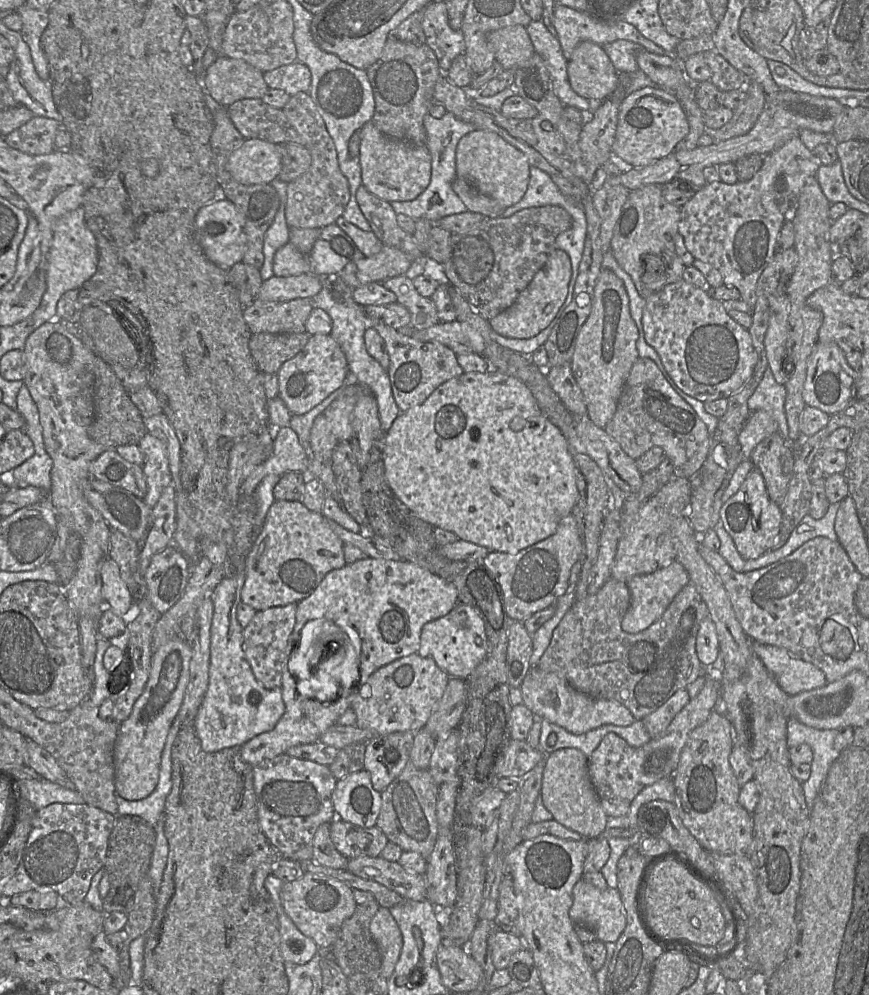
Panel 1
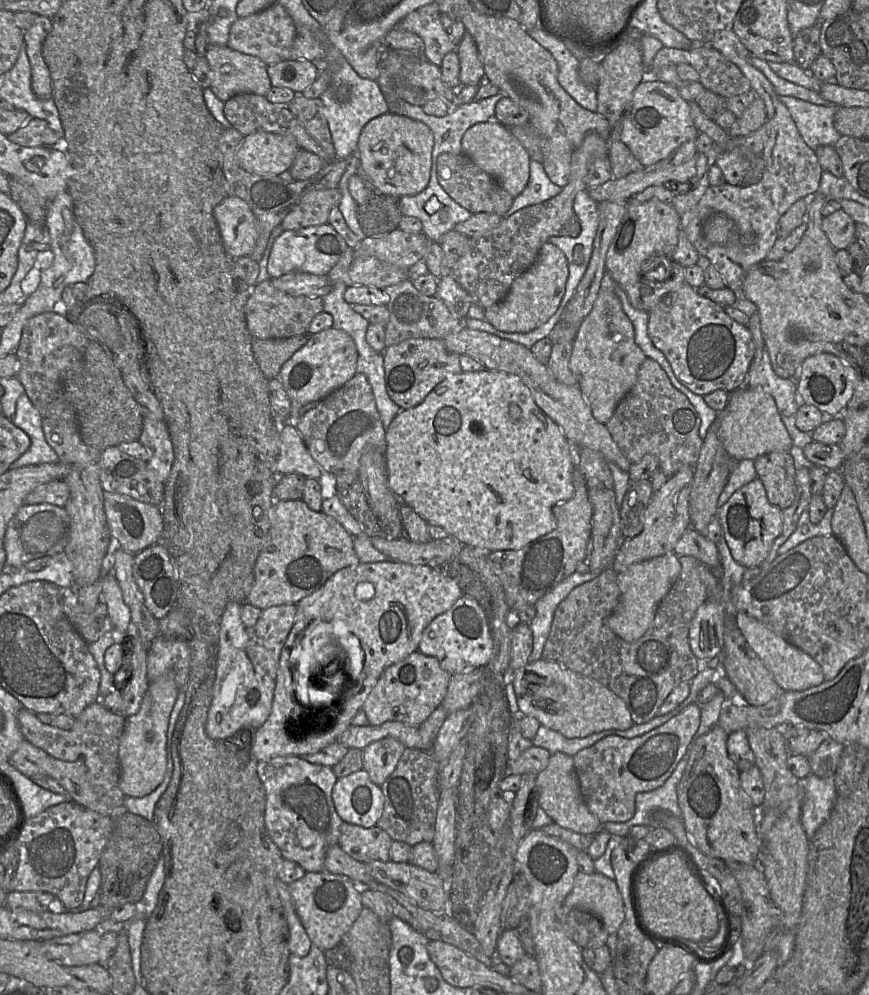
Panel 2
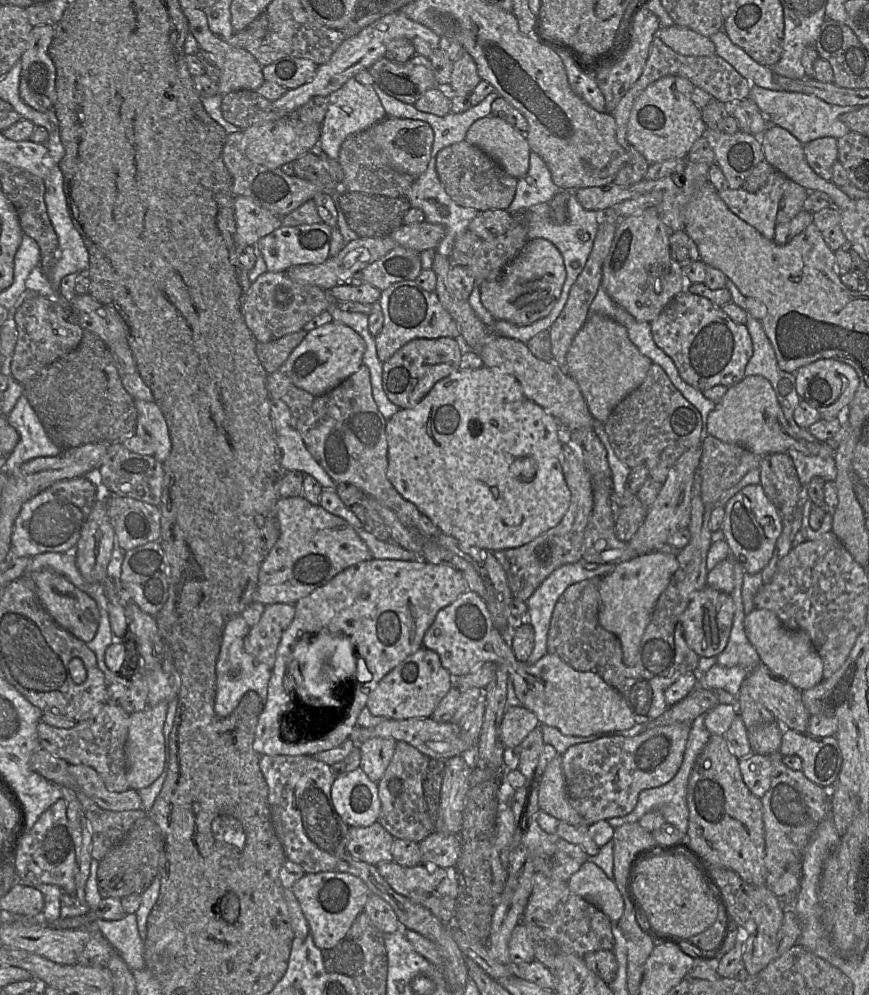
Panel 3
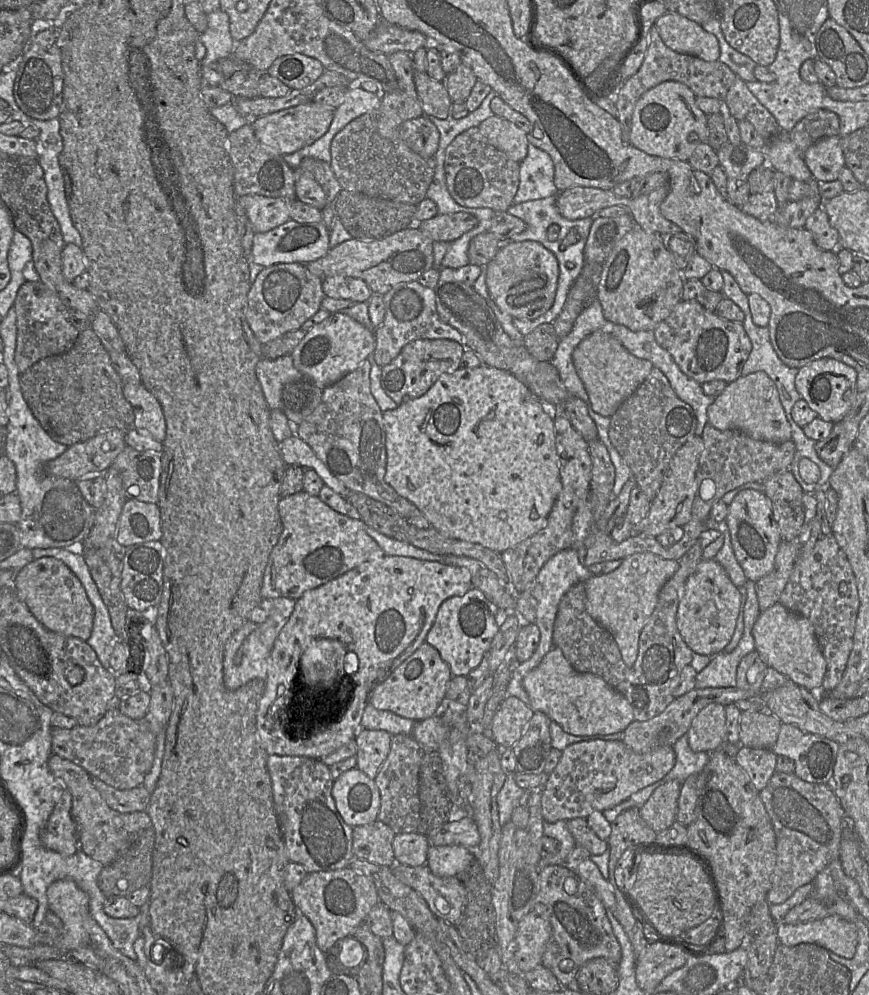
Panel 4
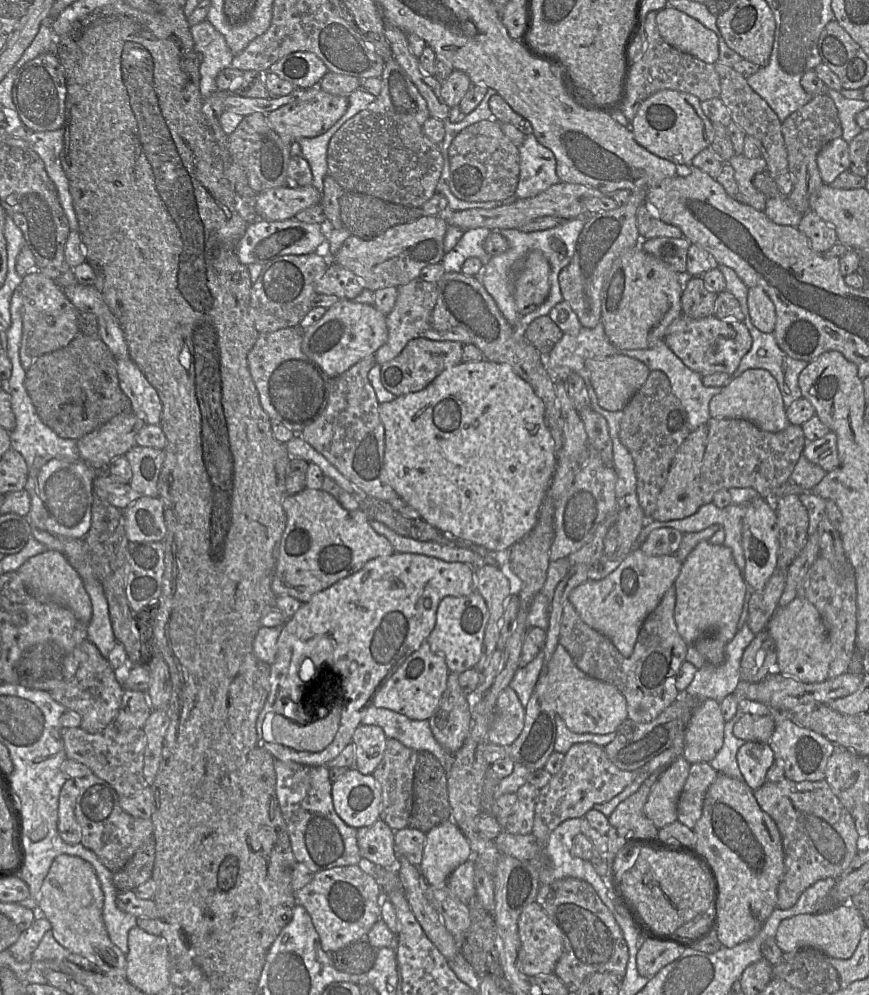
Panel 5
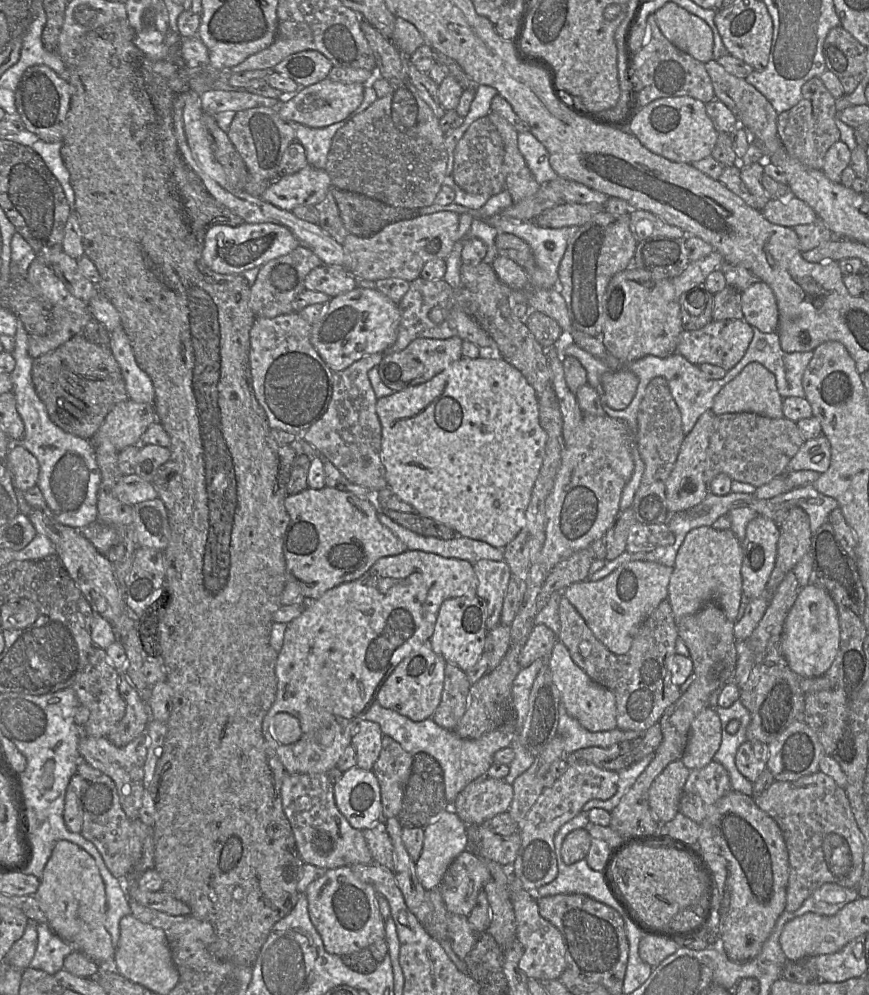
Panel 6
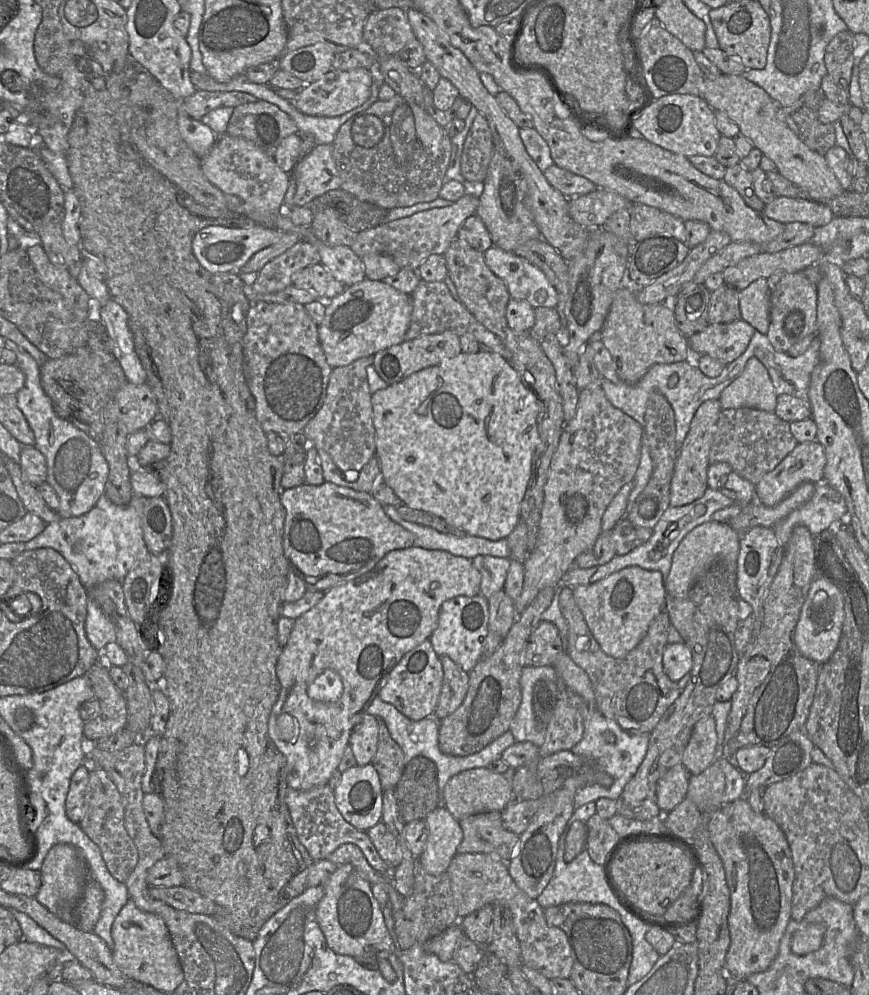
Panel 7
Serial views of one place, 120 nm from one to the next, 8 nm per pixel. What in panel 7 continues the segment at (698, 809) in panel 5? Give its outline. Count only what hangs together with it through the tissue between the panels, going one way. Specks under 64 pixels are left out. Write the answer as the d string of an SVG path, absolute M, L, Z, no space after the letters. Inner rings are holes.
M717 757L702 773L691 775L686 797L692 800L703 815L709 815L721 806L746 795L746 775L727 758Z

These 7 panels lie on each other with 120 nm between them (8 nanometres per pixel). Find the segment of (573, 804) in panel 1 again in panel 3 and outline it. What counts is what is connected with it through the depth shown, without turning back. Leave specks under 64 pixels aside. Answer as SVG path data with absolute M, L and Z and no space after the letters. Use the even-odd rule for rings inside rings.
M557 754L547 765L539 785L540 810L573 826L587 825L582 816L571 806L562 769L562 755Z

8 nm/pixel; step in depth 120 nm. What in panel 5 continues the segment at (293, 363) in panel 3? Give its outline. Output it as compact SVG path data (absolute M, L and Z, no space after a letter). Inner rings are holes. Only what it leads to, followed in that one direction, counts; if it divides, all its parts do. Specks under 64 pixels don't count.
M340 299L327 308L320 320L304 330L301 348L329 377L335 378L362 359L374 355L387 338L386 315L374 305Z

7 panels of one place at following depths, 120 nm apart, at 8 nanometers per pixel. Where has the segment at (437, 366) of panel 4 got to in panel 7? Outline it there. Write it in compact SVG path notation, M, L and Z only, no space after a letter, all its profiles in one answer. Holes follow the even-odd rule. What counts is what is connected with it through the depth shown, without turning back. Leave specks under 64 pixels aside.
M446 330L441 333L421 335L412 340L403 341L400 344L380 350L373 356L373 367L379 377L391 385L404 380L417 371L438 365L461 352L459 336L450 330Z

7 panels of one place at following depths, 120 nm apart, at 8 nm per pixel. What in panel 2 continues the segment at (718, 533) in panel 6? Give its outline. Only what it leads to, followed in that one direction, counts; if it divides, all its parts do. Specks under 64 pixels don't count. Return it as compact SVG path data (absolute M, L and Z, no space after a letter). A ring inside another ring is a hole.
M707 599L696 611L689 627L689 645L698 660L709 661L723 652L724 604Z

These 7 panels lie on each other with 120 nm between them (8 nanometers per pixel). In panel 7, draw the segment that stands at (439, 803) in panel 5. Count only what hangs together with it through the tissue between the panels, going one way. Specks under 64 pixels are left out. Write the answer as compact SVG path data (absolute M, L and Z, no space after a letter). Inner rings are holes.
M425 756L412 758L406 763L394 791L399 816L405 824L425 820L438 807L436 764Z

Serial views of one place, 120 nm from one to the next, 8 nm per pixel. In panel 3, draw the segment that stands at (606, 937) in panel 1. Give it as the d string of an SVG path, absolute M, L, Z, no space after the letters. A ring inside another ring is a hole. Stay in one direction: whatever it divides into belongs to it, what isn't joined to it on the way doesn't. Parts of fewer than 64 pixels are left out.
M590 860L582 864L567 883L571 892L599 908L611 923L617 923L623 915L624 899L614 879L608 878Z

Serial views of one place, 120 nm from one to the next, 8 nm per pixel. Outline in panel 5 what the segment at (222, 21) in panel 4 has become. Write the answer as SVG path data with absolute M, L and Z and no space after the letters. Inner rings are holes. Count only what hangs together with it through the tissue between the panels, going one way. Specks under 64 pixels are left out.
M207 20L191 26L196 52L200 55L200 94L203 99L217 90L216 77L225 68L231 68L234 54L224 36Z

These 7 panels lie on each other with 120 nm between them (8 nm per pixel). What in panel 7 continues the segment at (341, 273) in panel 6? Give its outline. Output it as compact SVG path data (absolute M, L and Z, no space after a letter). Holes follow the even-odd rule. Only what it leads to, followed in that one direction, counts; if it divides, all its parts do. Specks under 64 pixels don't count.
M320 263L296 272L292 277L292 285L314 293L318 300L332 299L346 289L346 286L337 281Z

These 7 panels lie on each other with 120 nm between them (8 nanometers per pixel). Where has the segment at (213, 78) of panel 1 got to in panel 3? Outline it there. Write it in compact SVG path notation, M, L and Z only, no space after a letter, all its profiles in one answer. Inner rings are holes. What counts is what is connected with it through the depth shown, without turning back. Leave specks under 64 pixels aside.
M200 7L184 9L184 15L189 23L189 31L196 38L199 49L209 53L220 70L218 94L224 96L238 90L256 91L264 82L262 66L246 49L232 42L226 42L217 37L209 28L206 12Z

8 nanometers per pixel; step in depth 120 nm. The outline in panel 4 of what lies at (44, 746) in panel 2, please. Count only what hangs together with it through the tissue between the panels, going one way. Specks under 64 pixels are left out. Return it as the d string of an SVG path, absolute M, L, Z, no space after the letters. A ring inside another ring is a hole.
M111 706L94 725L76 725L69 729L52 727L52 754L72 761L91 776L116 789L132 789L142 785L145 777L139 769L138 731L138 721L127 717L115 706Z

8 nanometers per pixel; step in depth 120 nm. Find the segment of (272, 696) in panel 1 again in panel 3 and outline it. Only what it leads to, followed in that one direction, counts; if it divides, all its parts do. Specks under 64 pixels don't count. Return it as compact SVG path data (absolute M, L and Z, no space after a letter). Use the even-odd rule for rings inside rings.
M242 615L232 617L225 625L222 635L220 652L216 663L216 697L214 710L216 715L220 718L225 718L229 716L238 706L244 694L248 691L255 691L258 693L261 700L263 701L263 707L267 699L268 683L271 677L272 669L269 668L266 664L256 661L249 653L245 651L244 639L248 634L250 628L251 627L245 621Z

